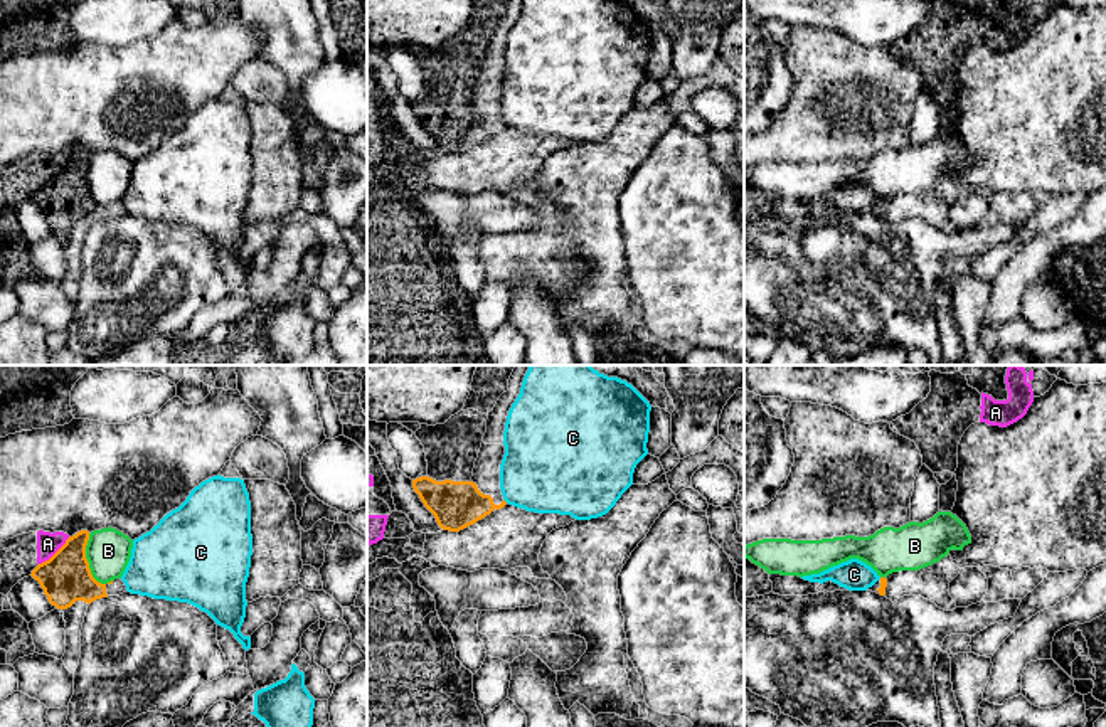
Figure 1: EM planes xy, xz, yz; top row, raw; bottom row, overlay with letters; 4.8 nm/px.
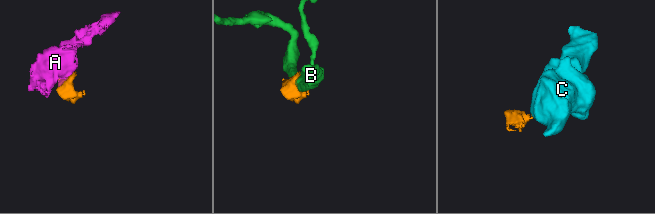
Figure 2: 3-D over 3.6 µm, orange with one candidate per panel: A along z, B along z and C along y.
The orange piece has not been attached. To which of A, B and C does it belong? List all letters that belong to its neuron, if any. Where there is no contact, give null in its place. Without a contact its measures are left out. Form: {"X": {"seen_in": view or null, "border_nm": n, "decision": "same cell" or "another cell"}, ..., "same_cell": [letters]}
{"A": {"seen_in": "xy", "border_nm": 200, "decision": "another cell"}, "B": {"seen_in": "xy", "border_nm": 260, "decision": "another cell"}, "C": {"seen_in": null, "decision": "another cell"}, "same_cell": []}

